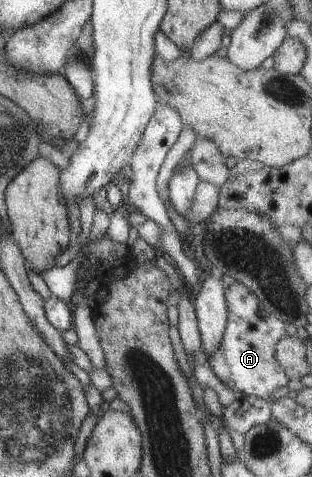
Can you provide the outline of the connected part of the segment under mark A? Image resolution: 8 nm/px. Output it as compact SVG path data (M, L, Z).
M234 283L226 288L227 323L220 347L208 358L207 365L216 377L230 389L242 393L270 399L272 393L289 382L286 371L274 357L276 343L286 336L284 321L270 315L260 303L260 298L245 285Z

